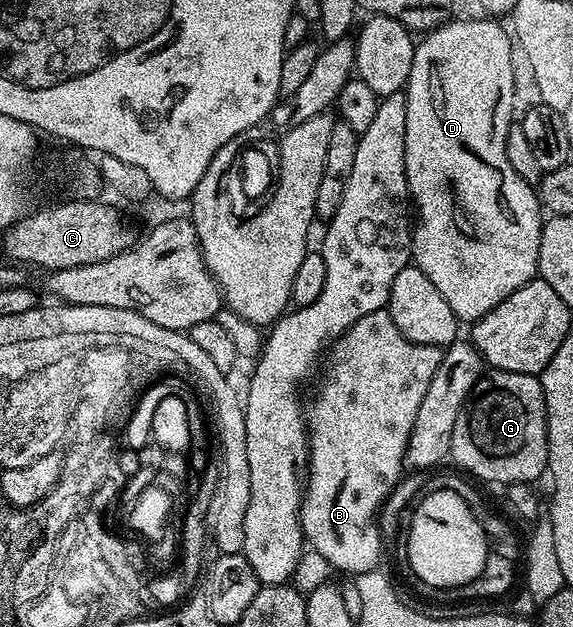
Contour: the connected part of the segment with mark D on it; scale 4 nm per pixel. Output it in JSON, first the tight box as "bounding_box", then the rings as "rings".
{"bounding_box":[403,18,543,322],"rings":[[[481,18],[485,20],[456,20],[450,19],[435,31],[422,35],[416,41],[411,62],[411,74],[409,82],[403,91],[407,102],[407,134],[405,135],[405,173],[407,174],[407,186],[409,187],[409,199],[415,209],[415,223],[412,225],[413,254],[412,263],[427,278],[431,278],[435,290],[443,294],[447,306],[457,316],[458,321],[472,322],[483,318],[503,298],[515,294],[529,280],[538,275],[537,263],[539,262],[540,236],[543,225],[543,209],[538,193],[534,185],[523,182],[515,170],[511,170],[511,162],[507,162],[507,150],[505,139],[509,133],[509,125],[514,123],[515,109],[513,91],[515,90],[515,78],[513,69],[515,65],[515,44],[510,33],[500,28],[498,21],[493,18]]]}

